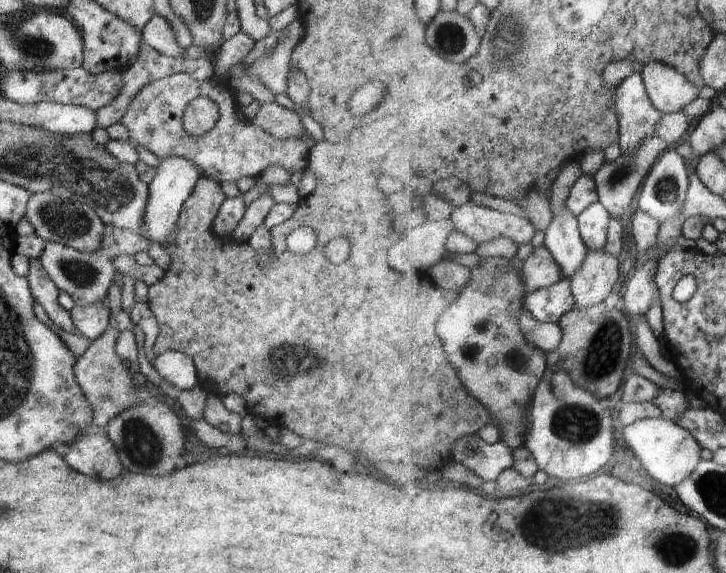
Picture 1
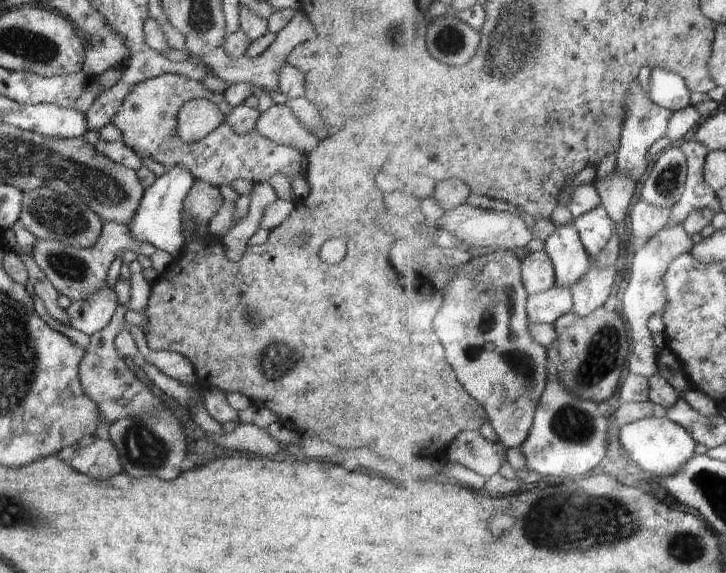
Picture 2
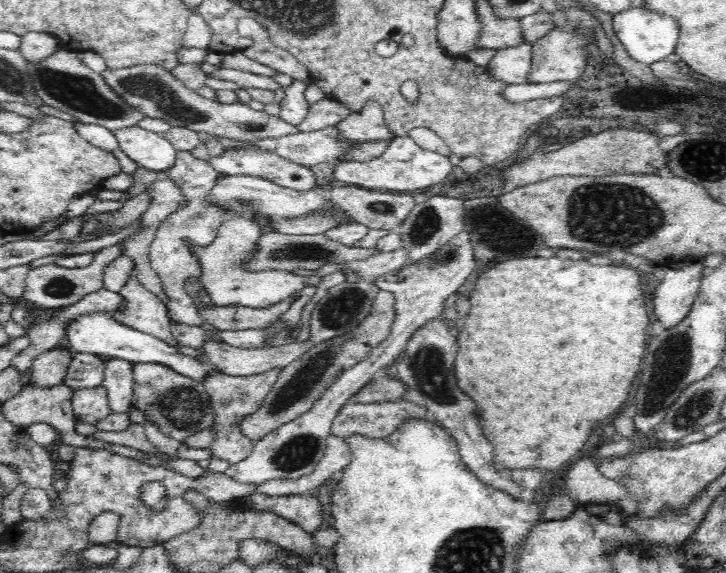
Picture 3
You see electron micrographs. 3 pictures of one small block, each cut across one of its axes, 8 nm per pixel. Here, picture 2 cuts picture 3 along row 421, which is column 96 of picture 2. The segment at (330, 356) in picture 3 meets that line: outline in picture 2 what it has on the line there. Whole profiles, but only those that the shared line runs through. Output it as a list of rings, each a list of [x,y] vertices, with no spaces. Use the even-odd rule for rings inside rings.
[[[104,222],[101,234],[94,246],[90,248],[76,248],[62,244],[56,240],[36,240],[32,248],[32,256],[38,264],[38,268],[46,274],[50,284],[58,290],[59,295],[64,295],[74,300],[82,302],[86,300],[92,292],[102,290],[108,278],[108,268],[118,254],[125,252],[138,252],[140,255],[151,257],[156,252],[156,246],[140,240],[132,240],[128,227],[120,222]]]

